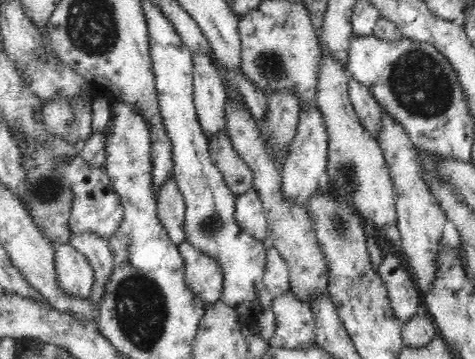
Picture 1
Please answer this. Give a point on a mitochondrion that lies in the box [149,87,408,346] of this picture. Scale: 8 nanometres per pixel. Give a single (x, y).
(338, 226)

